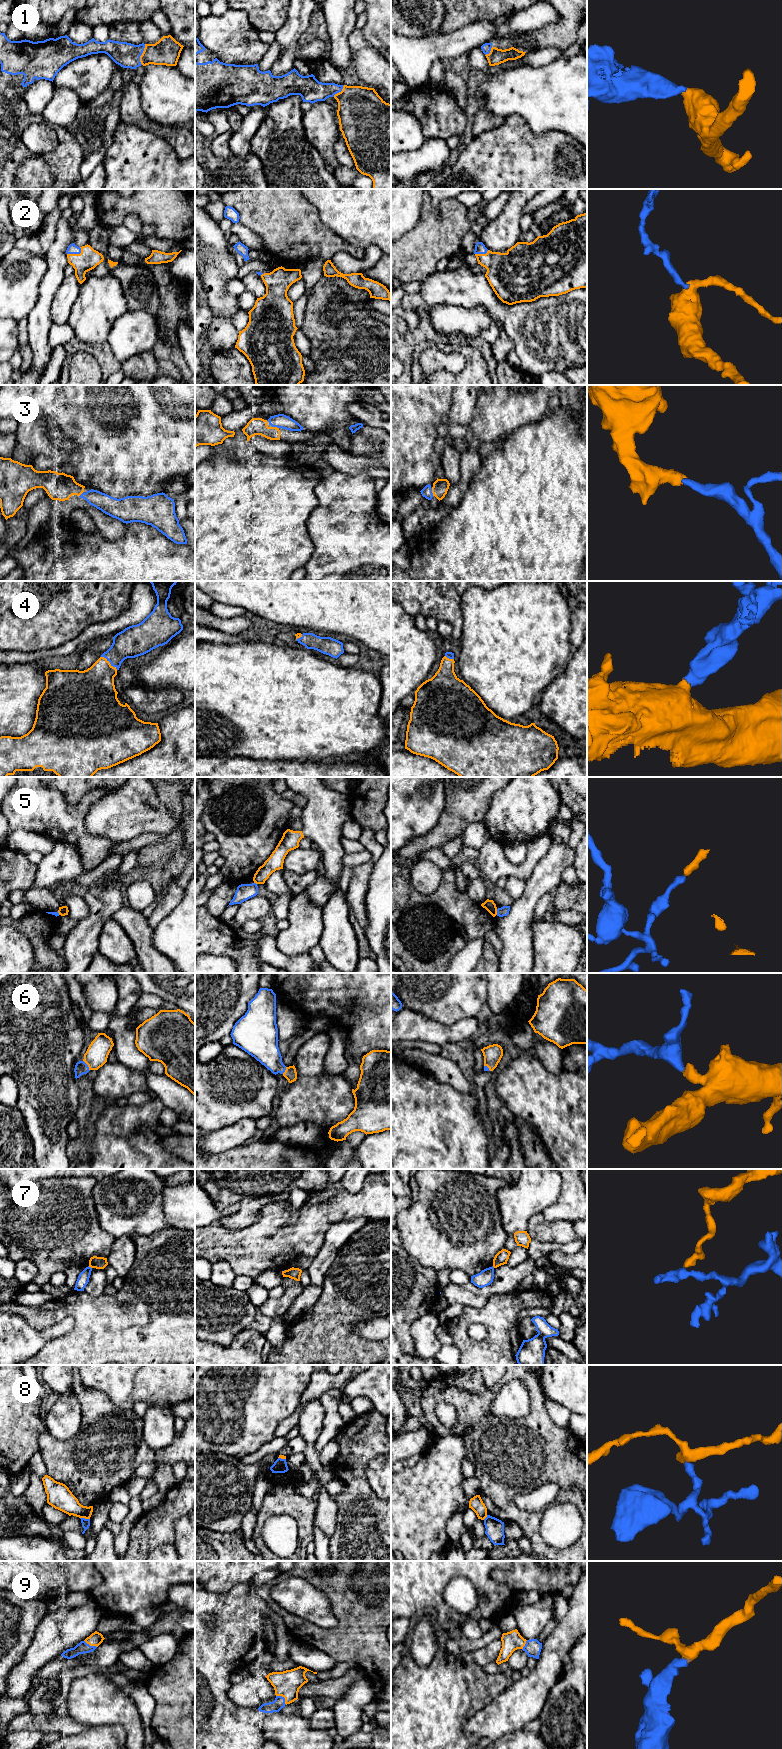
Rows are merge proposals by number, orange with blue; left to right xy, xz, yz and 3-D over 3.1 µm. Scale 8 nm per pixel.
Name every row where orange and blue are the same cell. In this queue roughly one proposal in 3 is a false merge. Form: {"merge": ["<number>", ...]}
{"merge": ["1", "2", "3", "4", "6", "9"]}

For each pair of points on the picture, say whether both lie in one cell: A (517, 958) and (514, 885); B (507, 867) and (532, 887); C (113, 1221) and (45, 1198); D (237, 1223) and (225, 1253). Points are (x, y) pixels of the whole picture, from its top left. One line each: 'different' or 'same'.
A: different
B: different
C: different
D: different

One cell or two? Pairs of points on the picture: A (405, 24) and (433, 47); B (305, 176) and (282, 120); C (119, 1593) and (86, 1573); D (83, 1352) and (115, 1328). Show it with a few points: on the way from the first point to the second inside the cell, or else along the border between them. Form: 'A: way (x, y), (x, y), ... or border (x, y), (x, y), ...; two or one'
A: border (437, 32), (421, 37), (401, 36); two
B: way (291, 162), (282, 147), (282, 134); one
C: border (99, 1571), (102, 1581), (90, 1591); two
D: way (91, 1344), (104, 1332), (107, 1332); one

